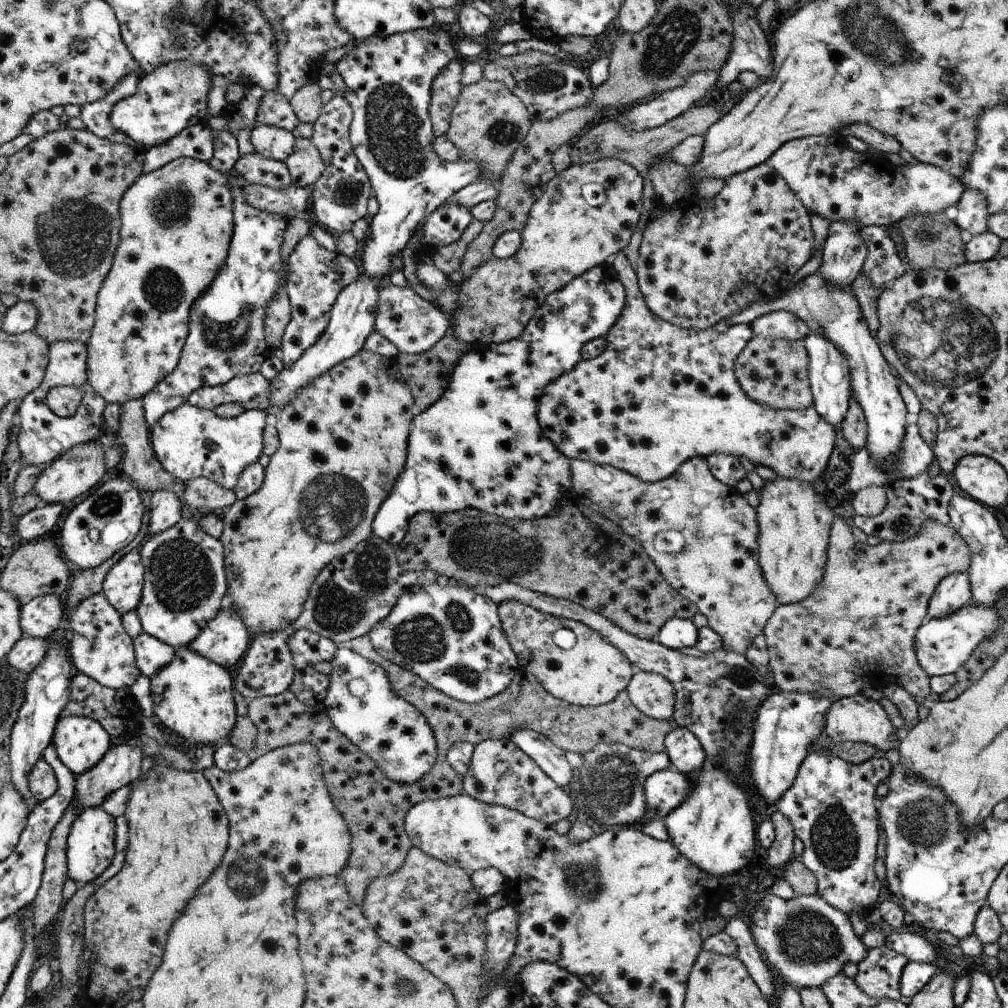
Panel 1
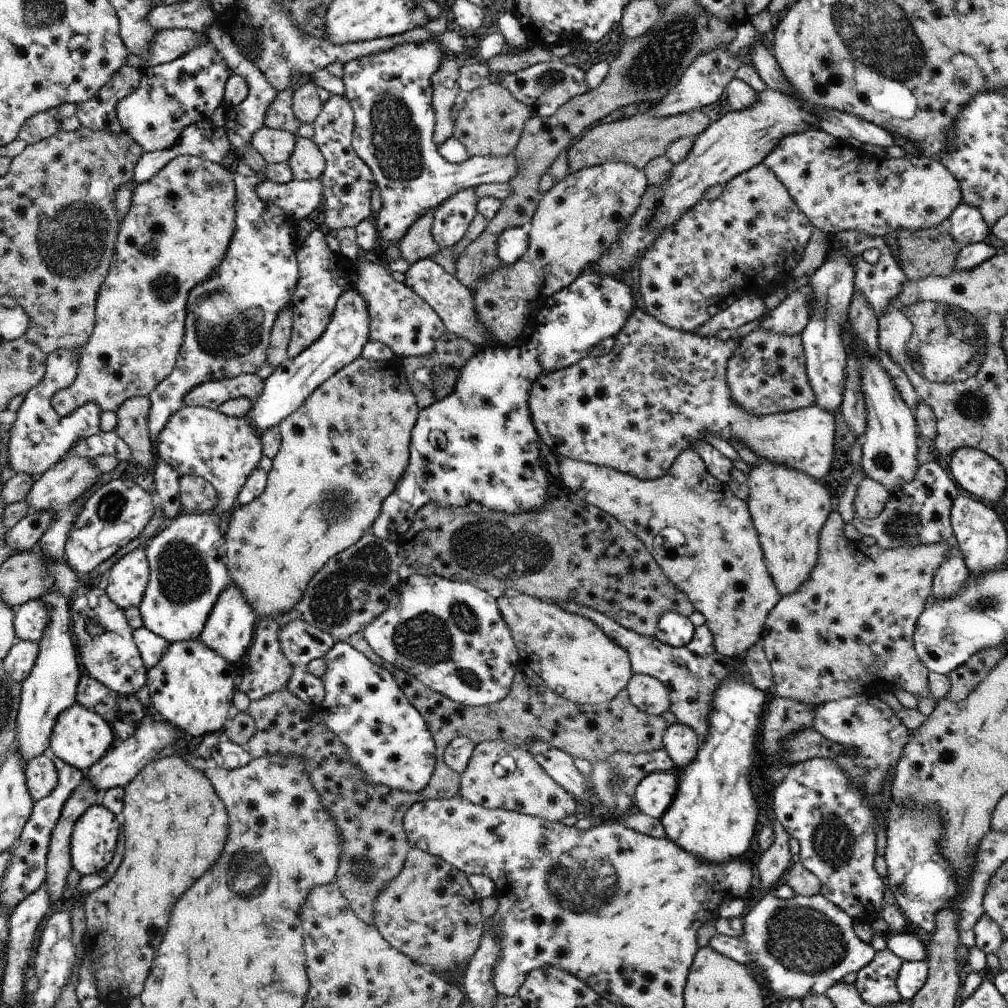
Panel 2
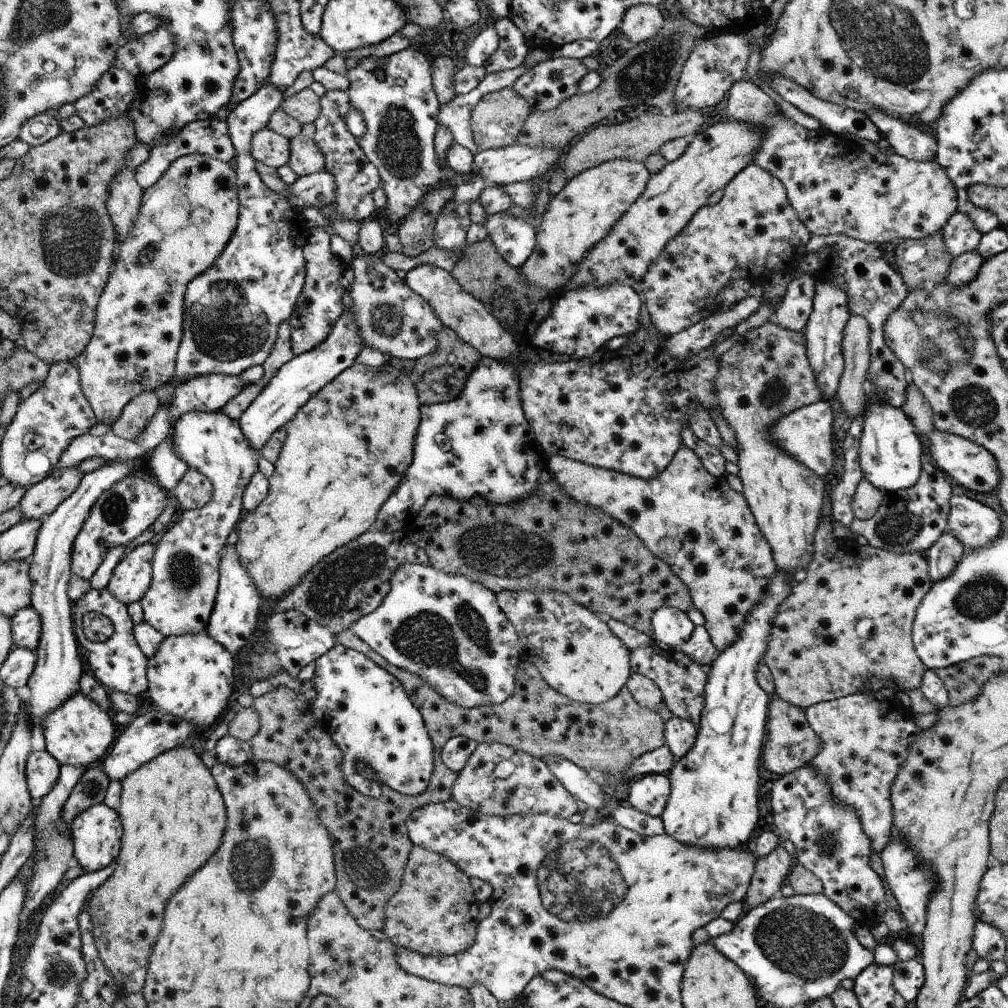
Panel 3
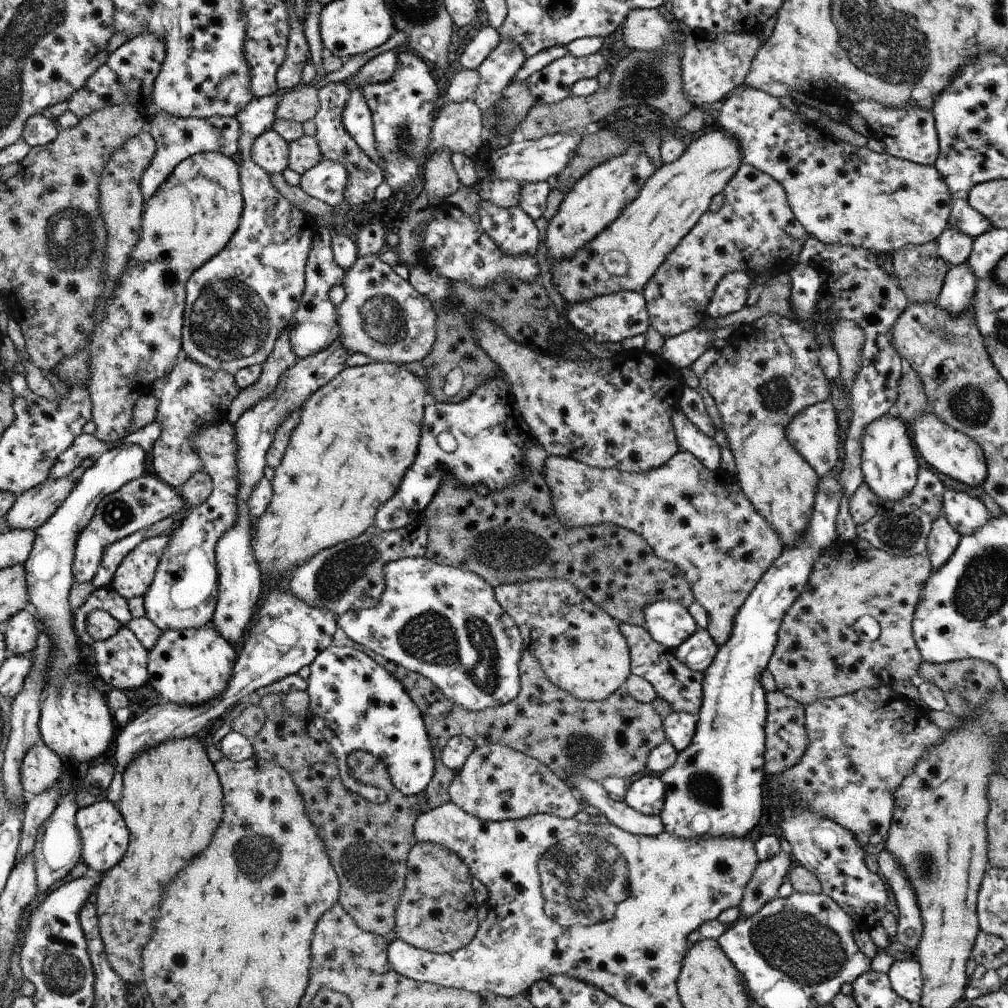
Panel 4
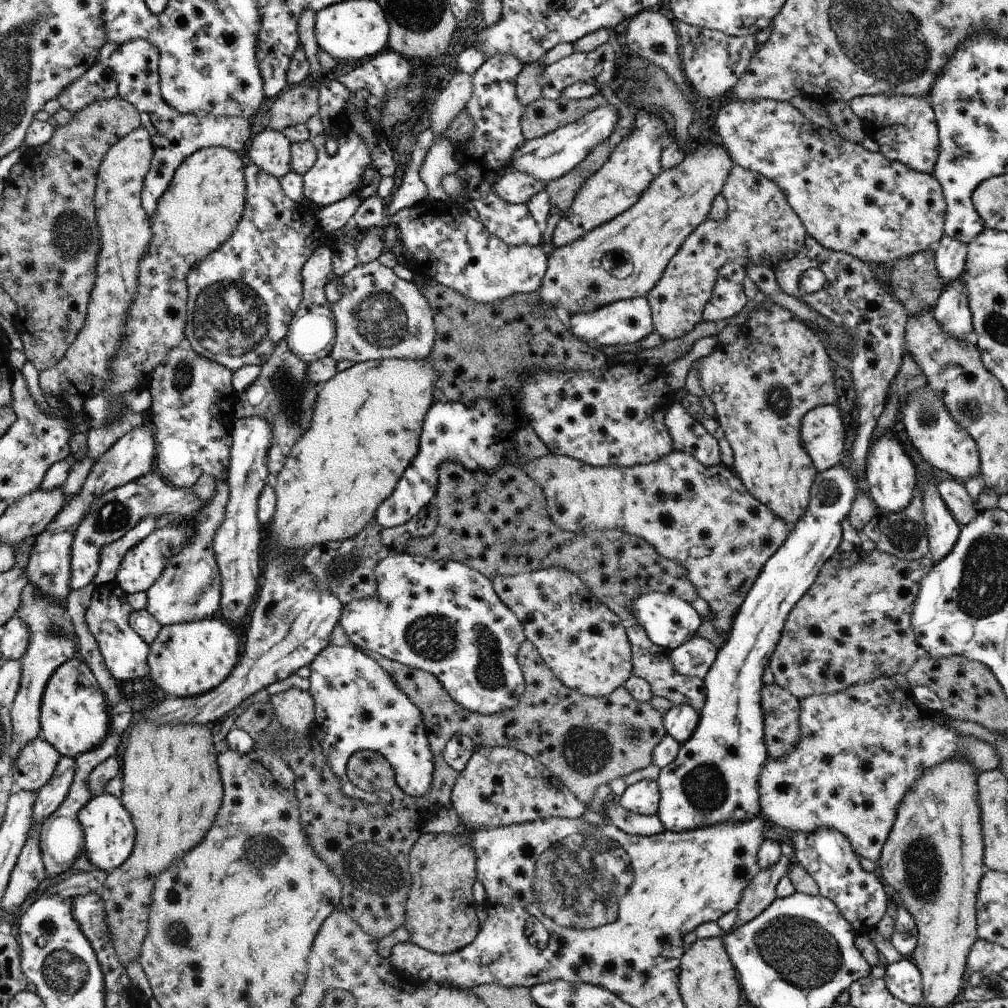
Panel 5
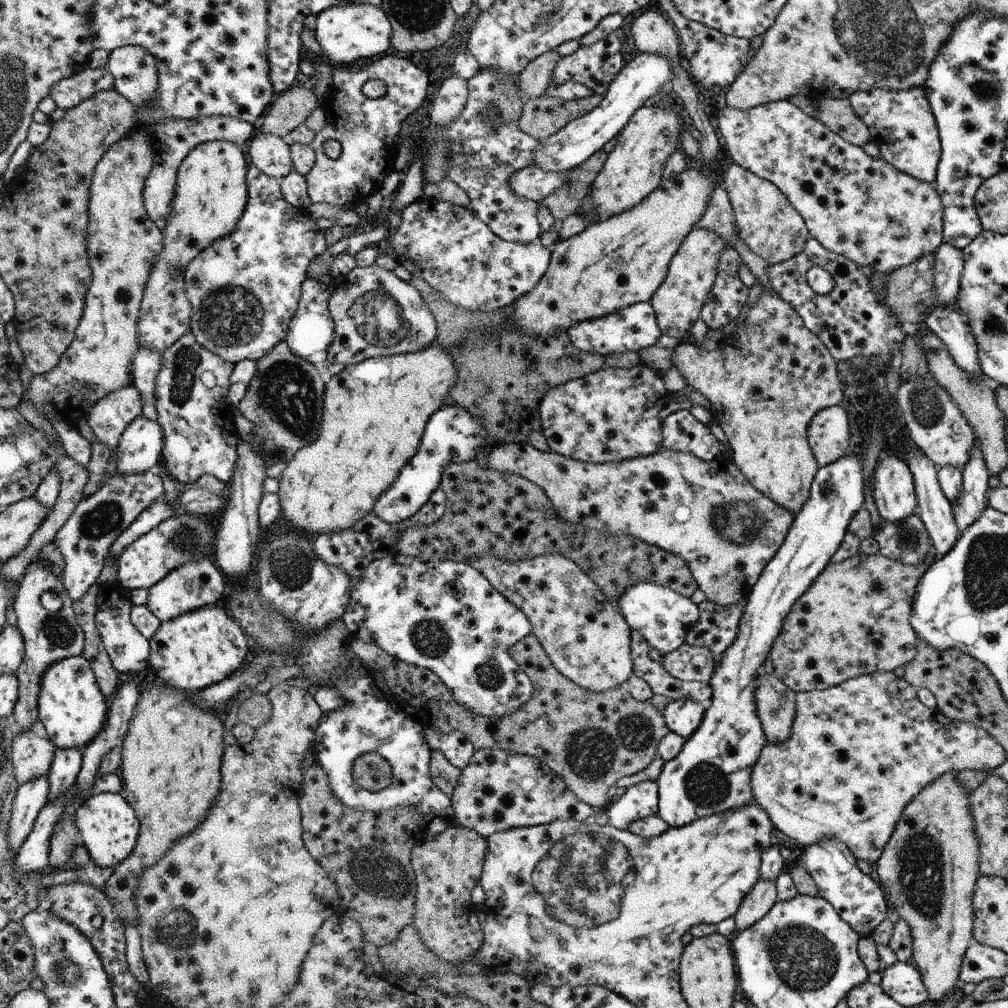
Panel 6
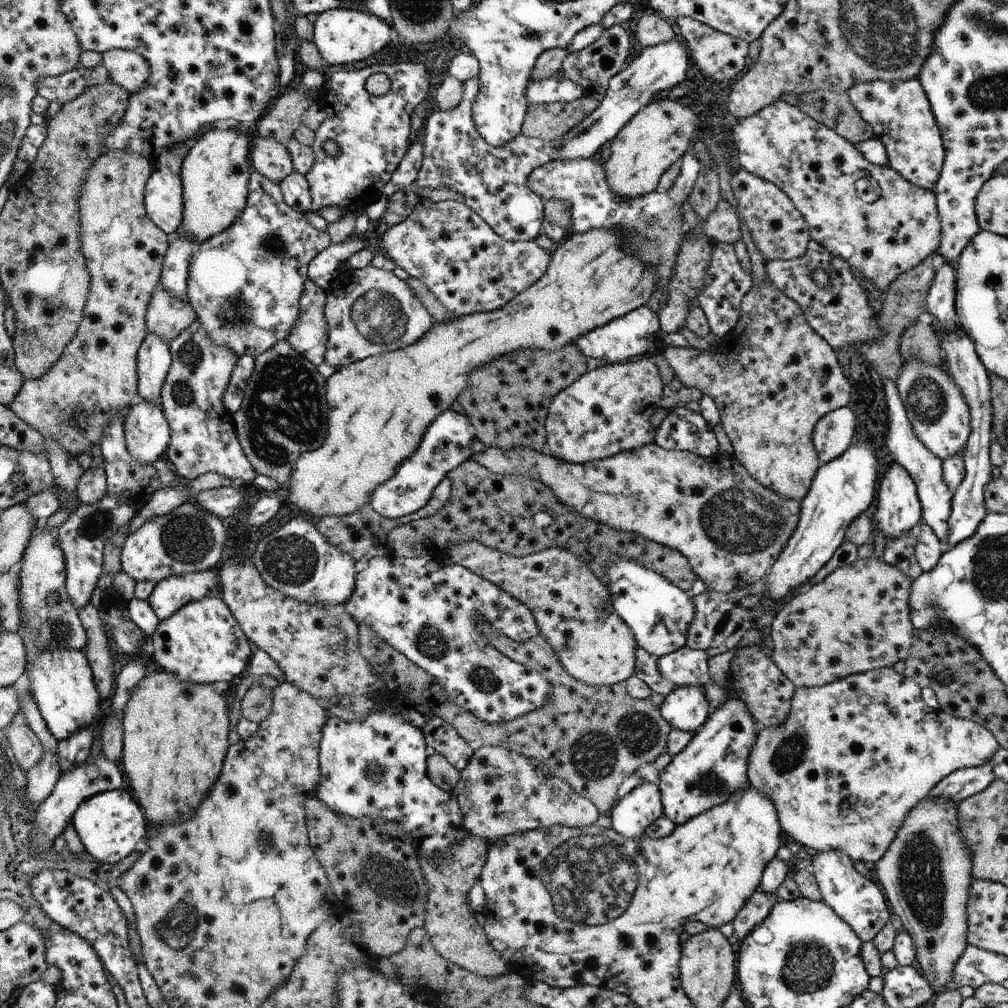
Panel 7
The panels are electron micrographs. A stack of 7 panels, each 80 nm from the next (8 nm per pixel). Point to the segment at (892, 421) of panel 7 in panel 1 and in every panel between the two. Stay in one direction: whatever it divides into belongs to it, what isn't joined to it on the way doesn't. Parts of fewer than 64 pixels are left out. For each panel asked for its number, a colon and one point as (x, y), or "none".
1: (954, 592)
2: (952, 575)
3: (943, 556)
4: (943, 539)
5: (942, 529)
6: (935, 510)

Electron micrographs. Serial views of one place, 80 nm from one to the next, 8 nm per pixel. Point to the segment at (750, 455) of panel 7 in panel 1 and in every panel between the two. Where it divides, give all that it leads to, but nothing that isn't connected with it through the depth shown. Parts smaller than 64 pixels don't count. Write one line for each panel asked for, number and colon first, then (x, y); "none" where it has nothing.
1: (794, 522)
2: (768, 374)
3: (769, 376)
4: (757, 390)
5: (762, 385)
6: (764, 388)

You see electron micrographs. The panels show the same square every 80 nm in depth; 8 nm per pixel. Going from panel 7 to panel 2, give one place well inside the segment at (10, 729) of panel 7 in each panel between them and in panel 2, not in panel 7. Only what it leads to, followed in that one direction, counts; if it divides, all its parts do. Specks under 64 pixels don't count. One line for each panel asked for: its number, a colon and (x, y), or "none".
2: (41, 776)
3: (42, 770)
4: (40, 769)
5: (36, 762)
6: (32, 755)

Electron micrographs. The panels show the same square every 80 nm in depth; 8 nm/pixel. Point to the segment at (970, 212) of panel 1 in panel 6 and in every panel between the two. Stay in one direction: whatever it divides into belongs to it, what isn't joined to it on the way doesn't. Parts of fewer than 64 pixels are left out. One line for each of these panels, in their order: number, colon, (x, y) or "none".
2: (966, 224)
3: (960, 234)
4: (955, 247)
5: (950, 254)
6: (949, 261)

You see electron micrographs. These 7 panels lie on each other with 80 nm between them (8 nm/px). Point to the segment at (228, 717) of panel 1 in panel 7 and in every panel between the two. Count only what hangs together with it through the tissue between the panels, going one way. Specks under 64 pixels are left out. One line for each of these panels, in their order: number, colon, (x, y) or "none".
2: (191, 687)
3: (191, 677)
4: (190, 667)
5: (188, 659)
6: (205, 646)
7: (203, 644)

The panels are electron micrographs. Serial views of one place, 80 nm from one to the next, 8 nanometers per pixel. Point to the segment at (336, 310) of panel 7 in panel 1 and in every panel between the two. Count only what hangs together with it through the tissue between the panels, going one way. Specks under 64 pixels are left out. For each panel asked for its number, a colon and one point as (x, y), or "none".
1: (413, 325)
2: (400, 318)
3: (392, 318)
4: (383, 316)
5: (379, 316)
6: (375, 314)

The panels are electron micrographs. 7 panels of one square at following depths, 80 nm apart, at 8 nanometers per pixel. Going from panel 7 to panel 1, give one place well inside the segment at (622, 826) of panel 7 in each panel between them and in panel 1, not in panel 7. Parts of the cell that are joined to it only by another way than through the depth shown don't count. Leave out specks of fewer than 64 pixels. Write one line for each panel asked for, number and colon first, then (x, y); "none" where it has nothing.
1: (665, 790)
2: (655, 793)
3: (649, 794)
4: (646, 794)
5: (642, 797)
6: (640, 800)

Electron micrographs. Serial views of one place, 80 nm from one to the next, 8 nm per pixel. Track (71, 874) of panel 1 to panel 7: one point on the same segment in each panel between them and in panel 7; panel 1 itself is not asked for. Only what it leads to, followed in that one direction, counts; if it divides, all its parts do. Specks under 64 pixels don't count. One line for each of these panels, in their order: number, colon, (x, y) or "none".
2: (93, 843)
3: (96, 833)
4: (105, 836)
5: (108, 830)
6: (108, 826)
7: (111, 825)

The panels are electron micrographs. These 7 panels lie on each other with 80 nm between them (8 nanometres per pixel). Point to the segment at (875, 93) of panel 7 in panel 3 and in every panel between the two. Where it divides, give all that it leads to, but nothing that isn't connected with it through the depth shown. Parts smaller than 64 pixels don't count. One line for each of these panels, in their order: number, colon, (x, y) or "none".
3: (915, 142)
4: (910, 133)
5: (904, 127)
6: (901, 124)

